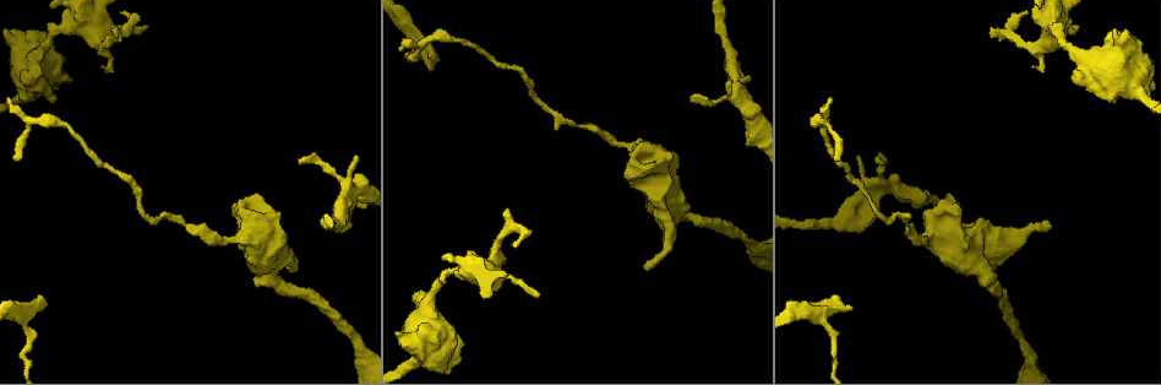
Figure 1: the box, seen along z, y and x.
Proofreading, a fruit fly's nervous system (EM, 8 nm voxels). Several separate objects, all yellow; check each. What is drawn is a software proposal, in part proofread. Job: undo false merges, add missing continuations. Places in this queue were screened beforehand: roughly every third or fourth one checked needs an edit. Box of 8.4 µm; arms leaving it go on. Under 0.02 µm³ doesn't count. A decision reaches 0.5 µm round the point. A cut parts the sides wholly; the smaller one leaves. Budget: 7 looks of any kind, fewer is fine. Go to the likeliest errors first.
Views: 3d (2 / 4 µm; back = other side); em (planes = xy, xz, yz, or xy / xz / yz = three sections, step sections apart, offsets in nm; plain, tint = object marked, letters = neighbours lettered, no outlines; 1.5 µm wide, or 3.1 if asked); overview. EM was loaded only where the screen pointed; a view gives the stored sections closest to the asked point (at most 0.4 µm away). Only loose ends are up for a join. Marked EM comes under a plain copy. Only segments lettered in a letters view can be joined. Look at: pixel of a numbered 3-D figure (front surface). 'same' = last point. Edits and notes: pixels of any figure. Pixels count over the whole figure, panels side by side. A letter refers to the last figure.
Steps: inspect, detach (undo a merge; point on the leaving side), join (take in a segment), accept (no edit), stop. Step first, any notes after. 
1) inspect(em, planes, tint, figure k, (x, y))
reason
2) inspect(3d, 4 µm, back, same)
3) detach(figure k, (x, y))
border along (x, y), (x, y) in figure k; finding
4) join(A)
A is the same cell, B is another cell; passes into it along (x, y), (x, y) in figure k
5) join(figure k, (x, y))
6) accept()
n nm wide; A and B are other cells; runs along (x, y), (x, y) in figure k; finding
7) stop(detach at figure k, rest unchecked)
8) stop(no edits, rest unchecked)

inspect(em, yz, step 4, tint, figure 1, (431, 70))
free end

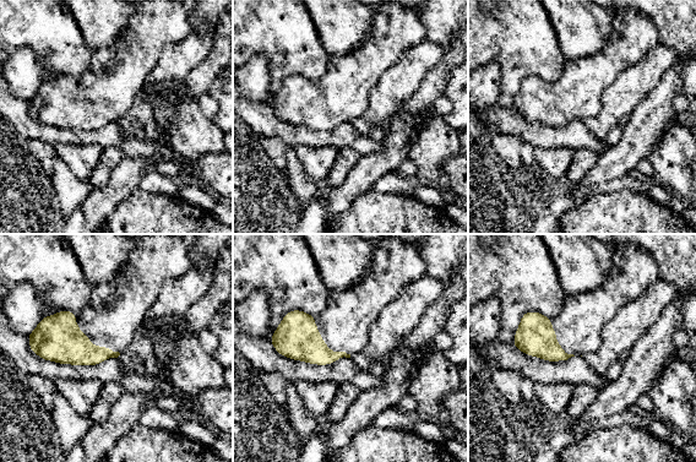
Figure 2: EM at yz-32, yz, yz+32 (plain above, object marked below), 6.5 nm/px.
inspect(em, planes, letters, same)

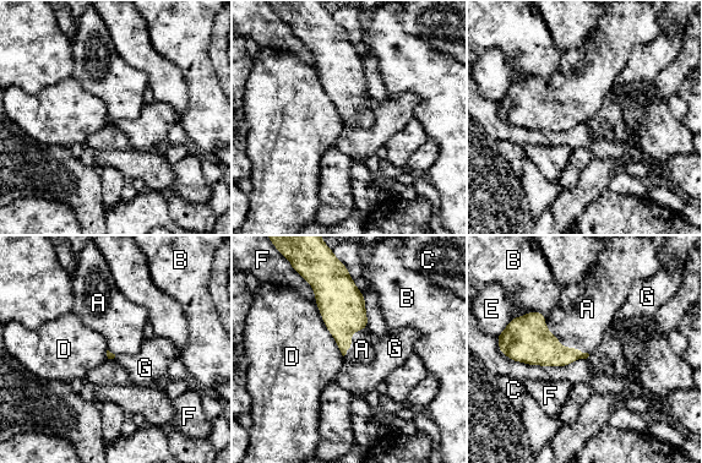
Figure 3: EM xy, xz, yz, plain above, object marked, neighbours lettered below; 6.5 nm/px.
join(A)
A is the same cell, B, C, D, E, F and G are other cells; the neuron continues

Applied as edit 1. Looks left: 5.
inspect(em, xy, step 4, tint, figure 1, (646, 267))
branch stops here

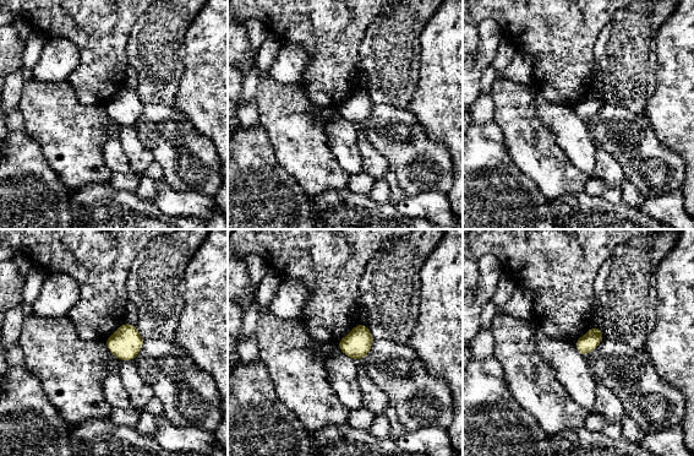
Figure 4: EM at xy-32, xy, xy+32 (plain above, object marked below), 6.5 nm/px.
inspect(em, xy, step 4, letters, same)
see the neighbours

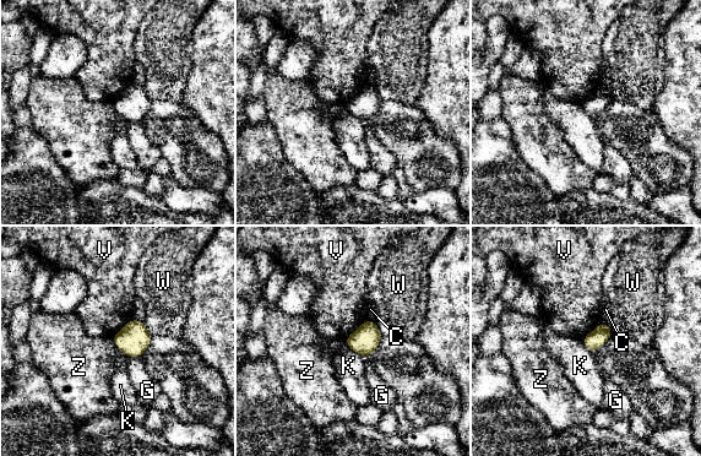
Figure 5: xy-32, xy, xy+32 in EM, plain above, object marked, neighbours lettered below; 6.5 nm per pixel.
accept()
120 nm wide; C, G, K, V, W and Z are other cells; border along (343, 340), (353, 351), (364, 357) in figure 5; no lettered segment goes on from it

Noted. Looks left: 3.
inspect(em, planes, letters, figure 1, (877, 160))
tapers out

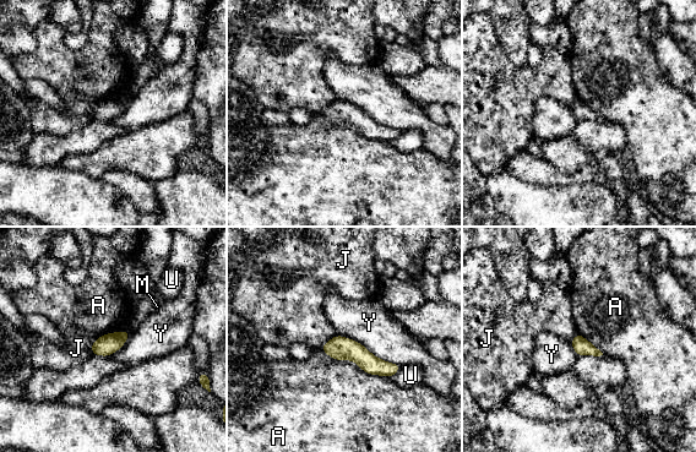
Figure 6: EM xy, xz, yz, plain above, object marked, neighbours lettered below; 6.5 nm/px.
accept()
110 nm wide; A, J, M, U and Y are other cells; border along (337, 333), (401, 365) in figure 6; none of them fits

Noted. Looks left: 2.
stop(join at figure 3, rest unchecked)

